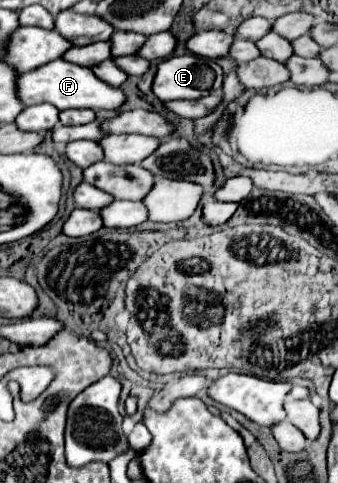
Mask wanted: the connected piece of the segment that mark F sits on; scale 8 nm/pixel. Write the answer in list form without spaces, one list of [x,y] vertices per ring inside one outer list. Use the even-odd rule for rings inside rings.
[[[63,58],[53,60],[51,64],[39,66],[31,72],[17,76],[17,96],[23,102],[23,106],[33,104],[53,104],[57,110],[67,108],[91,108],[91,110],[115,110],[125,102],[125,94],[119,88],[111,88],[109,84],[101,82],[91,68],[77,66],[71,62],[65,62]]]

